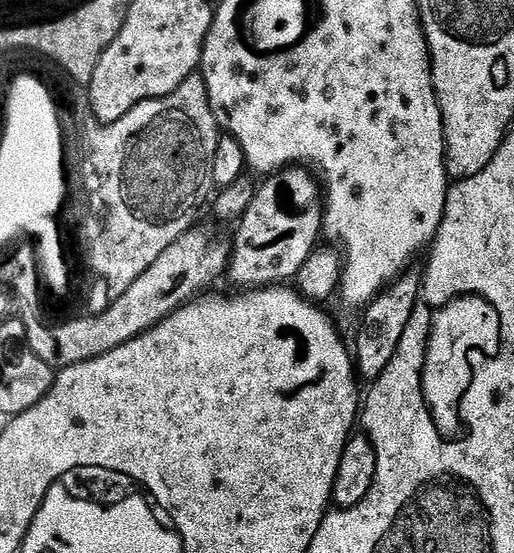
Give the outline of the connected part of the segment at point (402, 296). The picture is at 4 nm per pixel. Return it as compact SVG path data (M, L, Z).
M411 272L389 284L363 309L364 325L356 336L356 348L354 344L354 367L361 381L371 382L383 374L398 350L398 342L402 342L402 334L406 334L406 326L410 326L410 318L414 314L416 300L420 297L422 283L421 273Z

